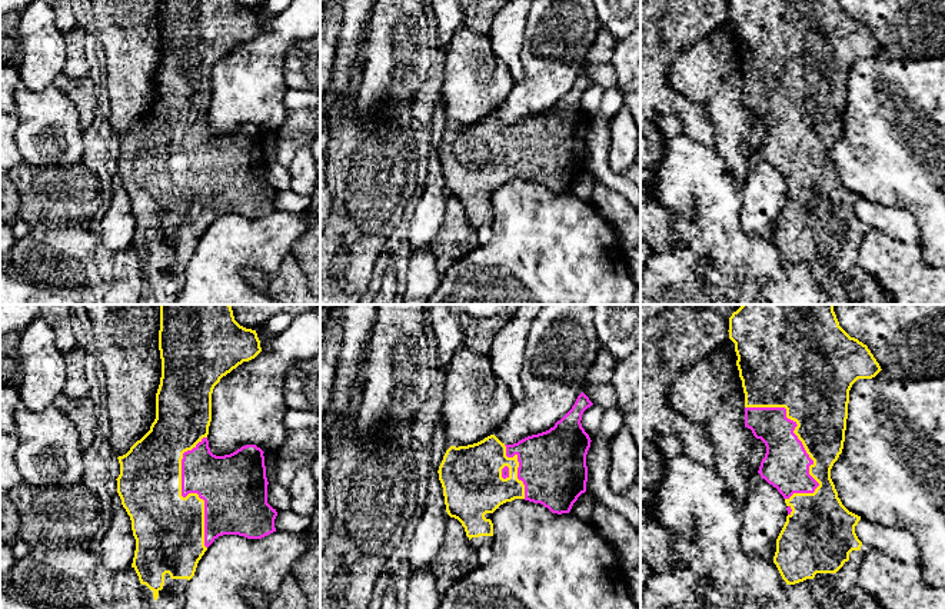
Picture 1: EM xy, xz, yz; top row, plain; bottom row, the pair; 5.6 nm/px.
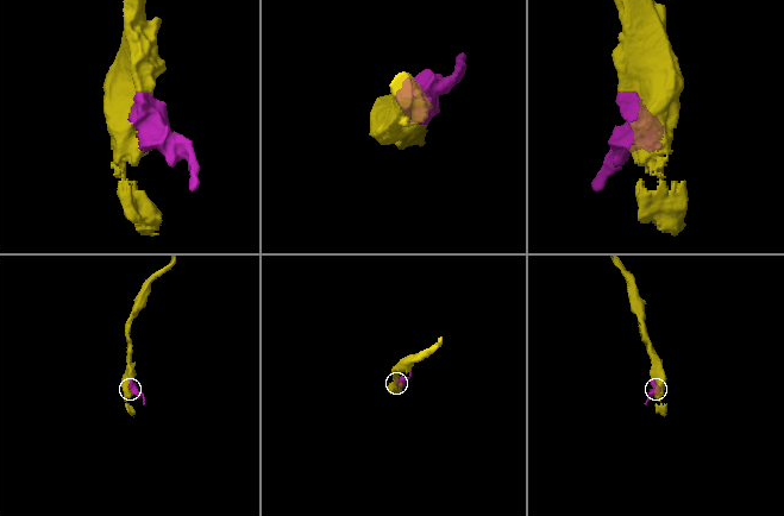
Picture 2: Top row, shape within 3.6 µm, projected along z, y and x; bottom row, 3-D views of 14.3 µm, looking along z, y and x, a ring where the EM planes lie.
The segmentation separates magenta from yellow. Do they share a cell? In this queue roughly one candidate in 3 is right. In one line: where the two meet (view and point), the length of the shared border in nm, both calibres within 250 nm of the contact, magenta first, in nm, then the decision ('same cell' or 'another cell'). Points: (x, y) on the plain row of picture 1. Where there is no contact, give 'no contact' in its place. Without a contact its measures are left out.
yz (794, 109) | 600 nm | 260/380 nm | same cell

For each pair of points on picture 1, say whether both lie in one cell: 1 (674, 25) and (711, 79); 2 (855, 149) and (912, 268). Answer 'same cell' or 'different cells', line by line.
1: different cells
2: different cells

